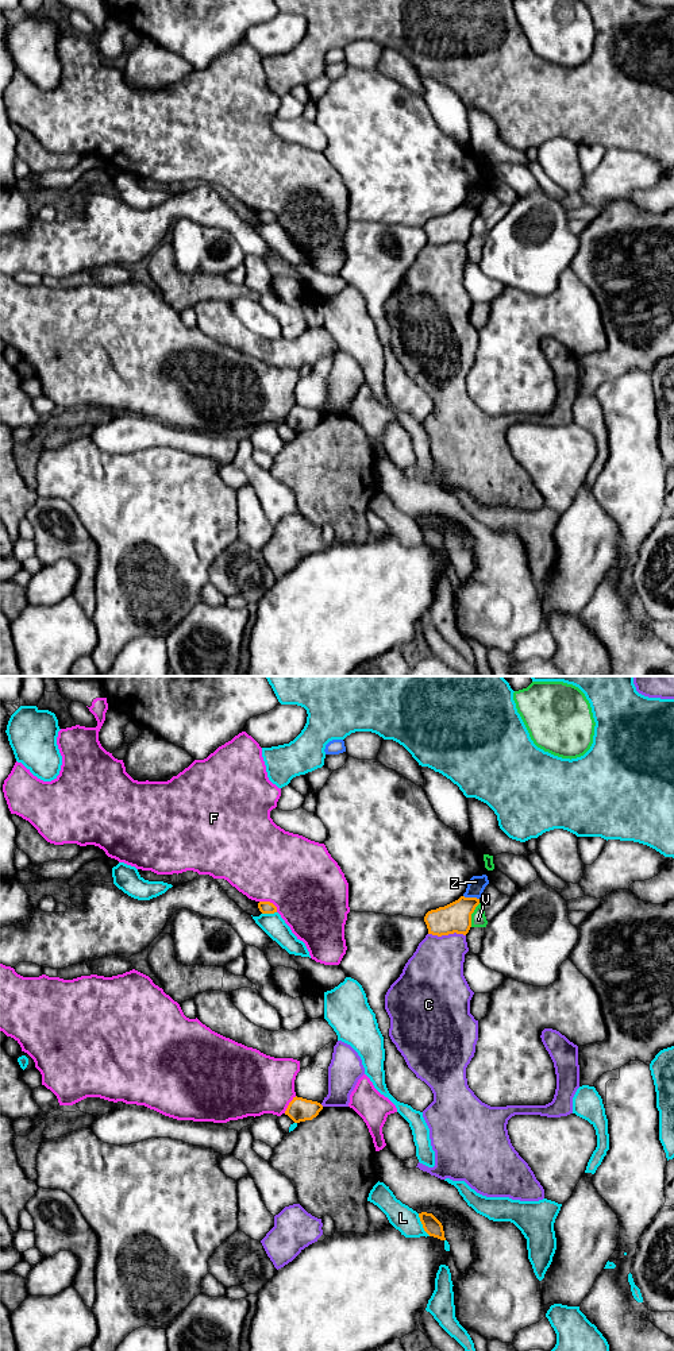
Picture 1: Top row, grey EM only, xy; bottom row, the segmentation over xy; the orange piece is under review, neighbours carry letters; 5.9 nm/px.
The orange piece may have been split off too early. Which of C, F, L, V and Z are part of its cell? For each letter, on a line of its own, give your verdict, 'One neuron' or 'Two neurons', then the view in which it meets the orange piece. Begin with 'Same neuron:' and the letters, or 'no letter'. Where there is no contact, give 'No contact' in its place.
Same neuron: no letter
C: Two neurons. Touches orange in xy
F: Two neurons. Touches orange in xy
L: Two neurons. Touches orange in xy
V: Two neurons. Touches orange in xy
Z: Two neurons. Touches orange in xy

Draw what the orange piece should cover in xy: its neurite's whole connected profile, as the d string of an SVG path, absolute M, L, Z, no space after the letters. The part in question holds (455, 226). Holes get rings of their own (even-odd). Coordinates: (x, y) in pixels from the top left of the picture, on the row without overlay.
M461 205L444 216L428 220L424 225L428 243L438 246L454 242L466 244L471 236L471 223L478 213L479 208L477 206Z

